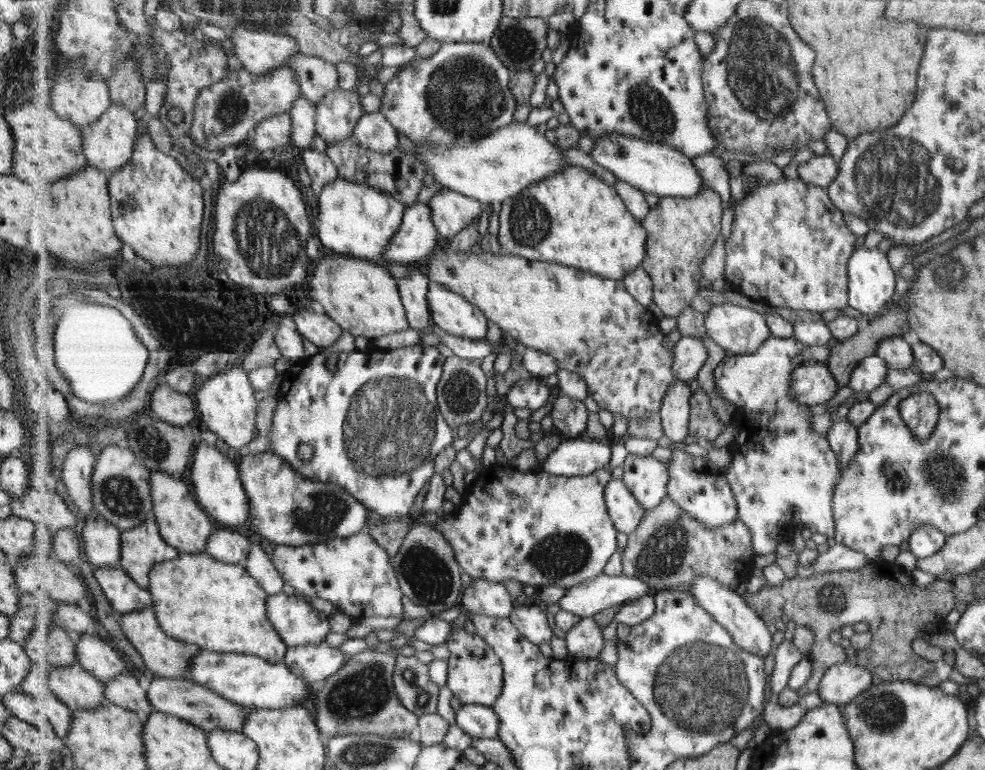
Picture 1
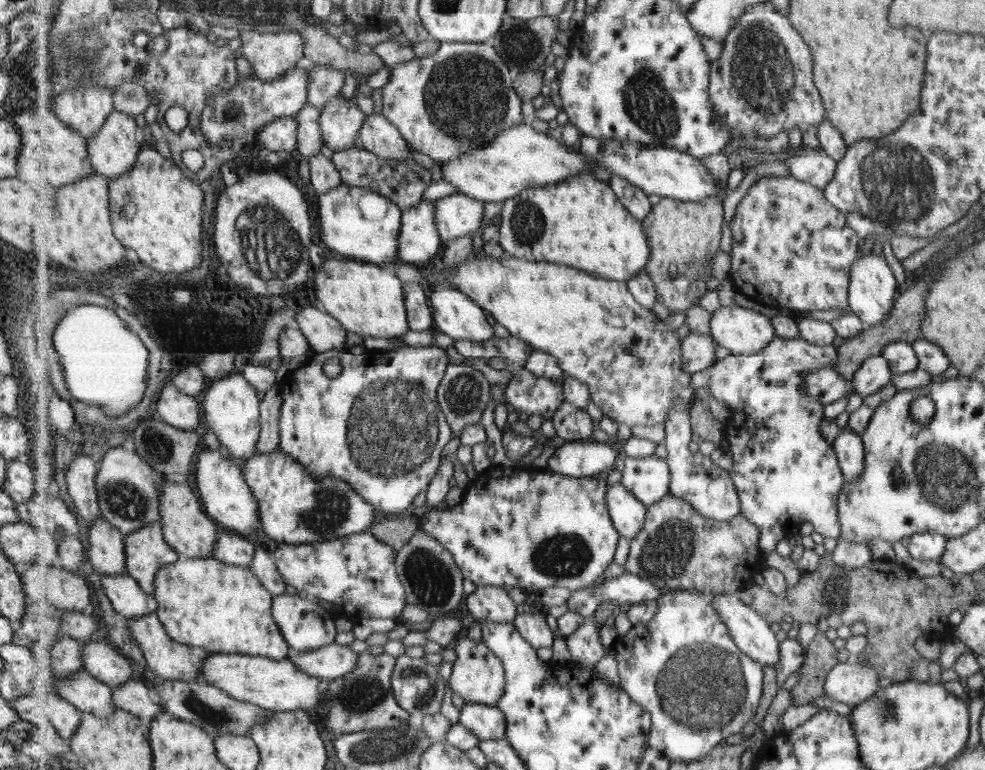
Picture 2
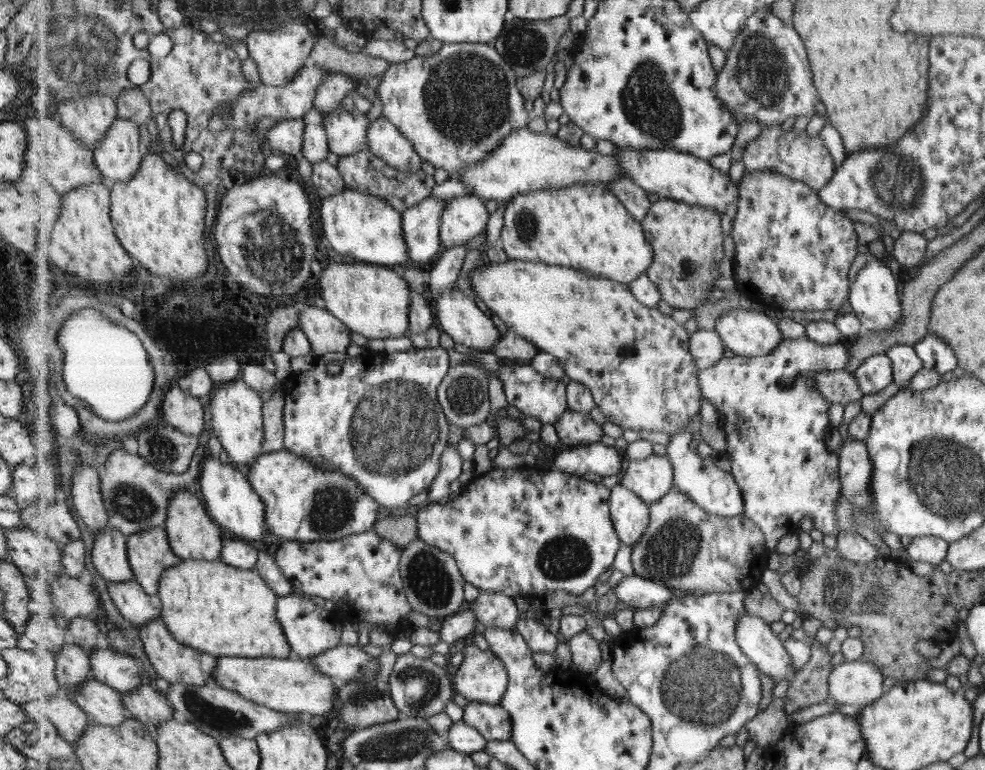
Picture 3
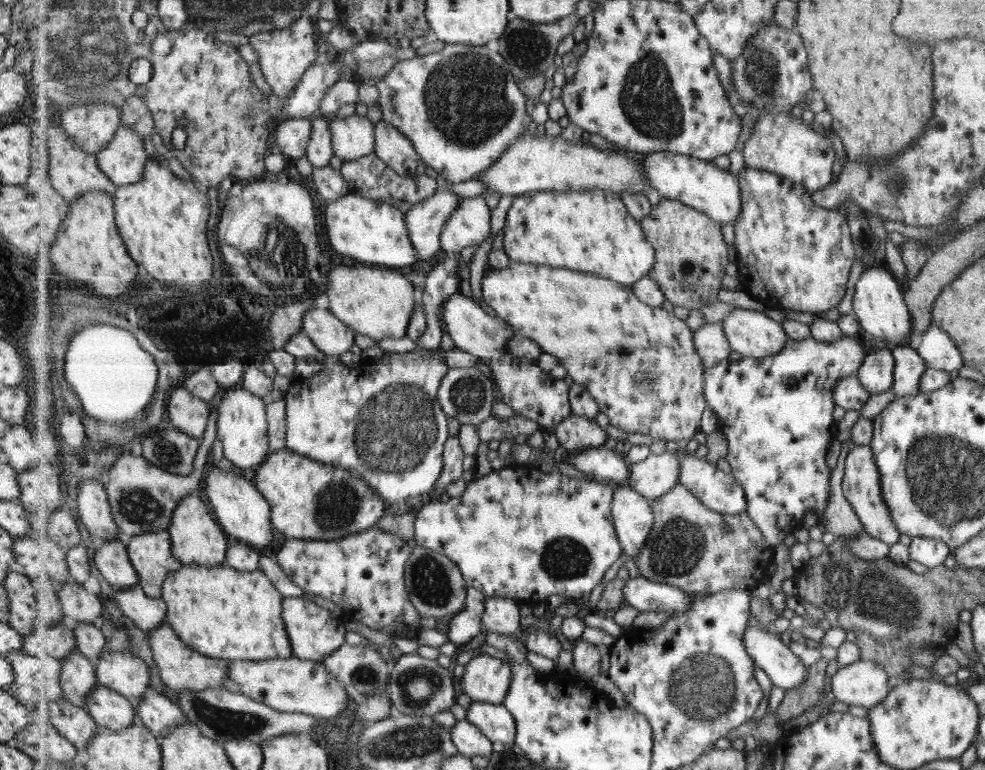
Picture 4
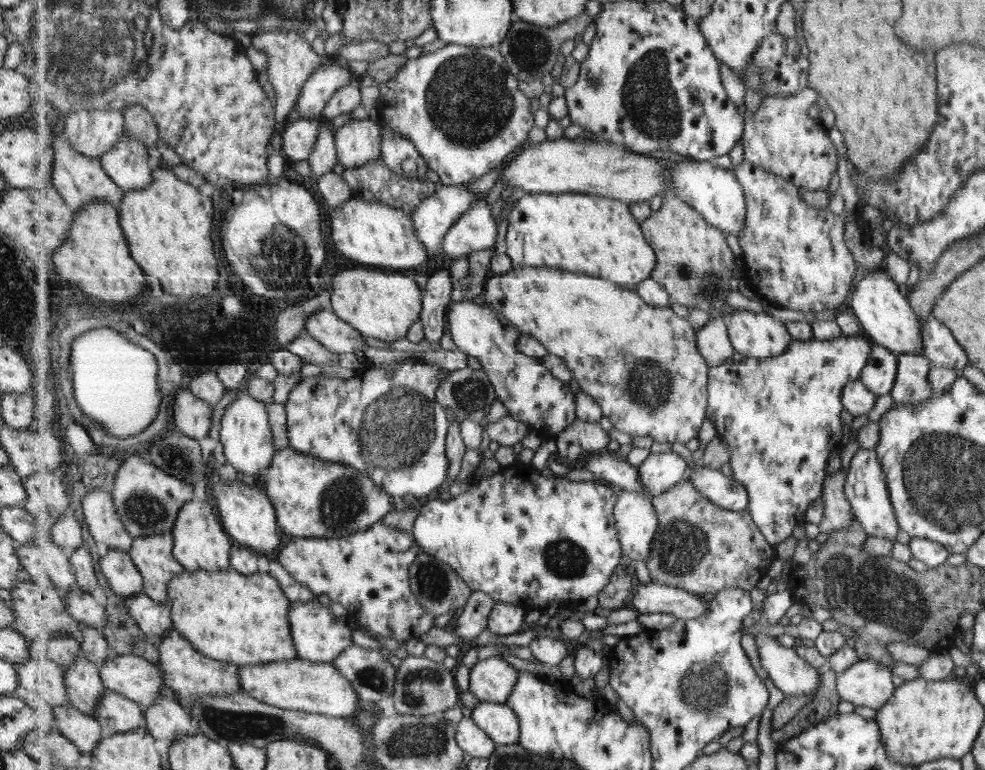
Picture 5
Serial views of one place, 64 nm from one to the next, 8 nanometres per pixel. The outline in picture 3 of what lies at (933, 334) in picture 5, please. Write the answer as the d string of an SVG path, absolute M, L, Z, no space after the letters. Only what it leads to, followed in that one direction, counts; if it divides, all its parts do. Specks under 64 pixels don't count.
M927 332L913 347L923 368L948 375L957 366L957 359L945 341Z

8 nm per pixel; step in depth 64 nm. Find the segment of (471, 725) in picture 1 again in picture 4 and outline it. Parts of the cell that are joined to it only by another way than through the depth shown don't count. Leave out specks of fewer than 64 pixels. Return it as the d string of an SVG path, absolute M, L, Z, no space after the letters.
M473 702L468 708L467 719L494 744L516 743L517 721L504 704Z

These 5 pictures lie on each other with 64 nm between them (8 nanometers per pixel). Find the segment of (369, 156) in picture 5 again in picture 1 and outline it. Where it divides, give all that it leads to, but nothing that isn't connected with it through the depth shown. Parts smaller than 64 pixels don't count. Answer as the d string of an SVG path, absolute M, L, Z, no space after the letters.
M337 87L316 104L317 132L326 142L341 142L353 137L357 121L364 115L356 90Z

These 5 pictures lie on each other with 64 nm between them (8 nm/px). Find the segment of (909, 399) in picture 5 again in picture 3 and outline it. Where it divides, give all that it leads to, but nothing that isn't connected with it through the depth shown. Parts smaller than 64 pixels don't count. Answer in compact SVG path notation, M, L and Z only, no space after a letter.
M891 346L884 355L888 357L892 365L892 381L904 391L908 388L908 380L923 368L920 357L909 346Z

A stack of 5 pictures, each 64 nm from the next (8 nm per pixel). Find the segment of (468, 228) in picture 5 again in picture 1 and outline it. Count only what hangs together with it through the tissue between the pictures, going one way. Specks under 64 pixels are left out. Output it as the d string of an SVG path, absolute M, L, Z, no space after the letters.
M444 187L428 202L432 220L440 237L446 242L457 237L475 224L484 210L484 205L473 197Z

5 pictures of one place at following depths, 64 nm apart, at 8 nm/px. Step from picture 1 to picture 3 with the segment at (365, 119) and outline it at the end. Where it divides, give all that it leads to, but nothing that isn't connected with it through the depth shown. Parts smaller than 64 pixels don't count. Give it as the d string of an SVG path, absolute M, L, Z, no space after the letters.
M380 116L370 122L368 128L368 148L391 166L403 172L417 172L421 168L420 154L415 150L414 144L400 131L387 117Z

